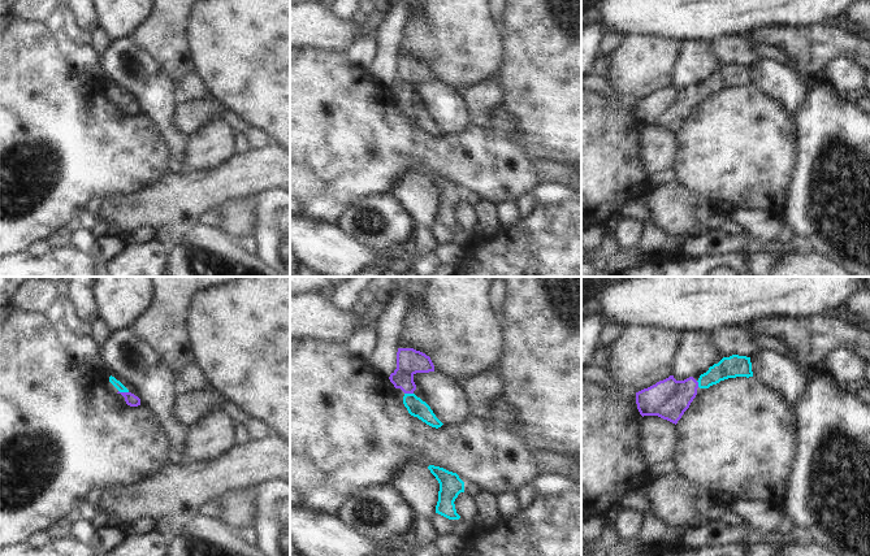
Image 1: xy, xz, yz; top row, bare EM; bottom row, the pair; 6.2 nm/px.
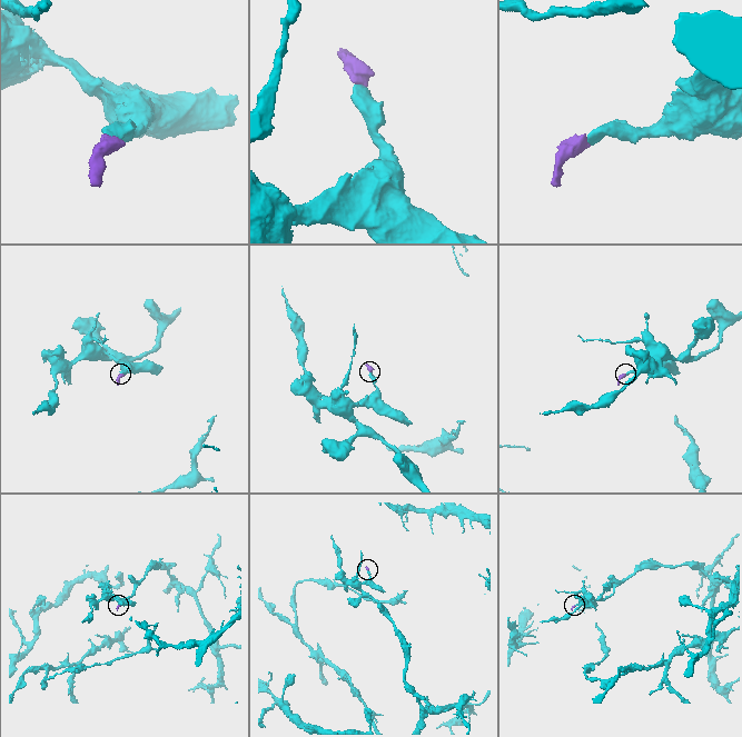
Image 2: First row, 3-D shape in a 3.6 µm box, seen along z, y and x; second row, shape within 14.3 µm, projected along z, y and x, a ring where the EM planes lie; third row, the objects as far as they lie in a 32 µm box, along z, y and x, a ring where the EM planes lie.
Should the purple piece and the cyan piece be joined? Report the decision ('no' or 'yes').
yes

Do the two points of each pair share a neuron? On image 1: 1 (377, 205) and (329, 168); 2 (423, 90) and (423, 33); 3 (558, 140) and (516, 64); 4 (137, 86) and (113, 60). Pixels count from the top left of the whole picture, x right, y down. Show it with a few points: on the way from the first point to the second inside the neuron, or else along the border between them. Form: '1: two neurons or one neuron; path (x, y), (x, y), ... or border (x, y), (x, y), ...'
1: two neurons; border (388, 192), (362, 195), (341, 214)
2: two neurons; border (434, 79), (454, 88)
3: one neuron; path (558, 121), (558, 105), (536, 83)
4: one neuron; path (130, 79), (120, 66)

